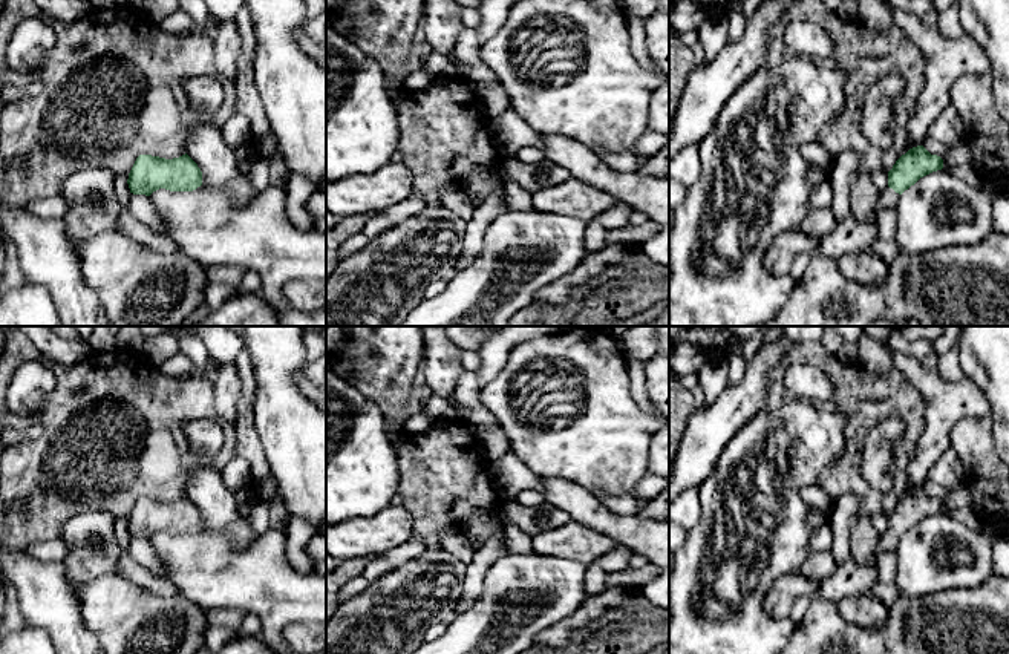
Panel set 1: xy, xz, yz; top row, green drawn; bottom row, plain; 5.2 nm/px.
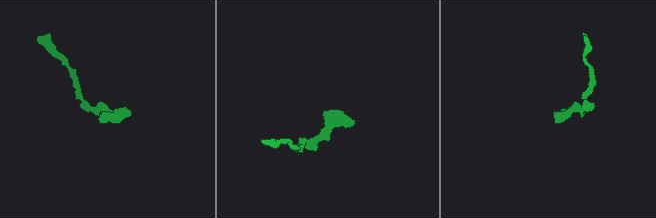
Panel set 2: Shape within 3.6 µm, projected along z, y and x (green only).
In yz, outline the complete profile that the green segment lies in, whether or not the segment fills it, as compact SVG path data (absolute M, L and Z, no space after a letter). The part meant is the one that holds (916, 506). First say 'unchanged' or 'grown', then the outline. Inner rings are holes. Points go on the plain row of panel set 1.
grown; M923 489L909 492L902 498L888 515L888 531L880 535L873 562L868 565L857 564L850 558L845 564L819 582L818 596L838 603L844 597L853 597L871 593L877 580L877 556L894 550L899 539L914 528L920 521L942 513L943 502L931 498Z

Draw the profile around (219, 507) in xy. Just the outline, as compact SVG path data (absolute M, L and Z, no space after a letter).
M193 463L188 469L187 498L202 515L202 530L224 531L236 548L248 548L256 535L247 515L239 512L236 493L222 482L211 463Z

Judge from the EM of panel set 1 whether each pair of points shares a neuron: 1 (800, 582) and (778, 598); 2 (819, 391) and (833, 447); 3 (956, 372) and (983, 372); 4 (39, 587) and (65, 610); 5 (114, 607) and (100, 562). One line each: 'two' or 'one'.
1: one
2: two
3: two
4: one
5: two

